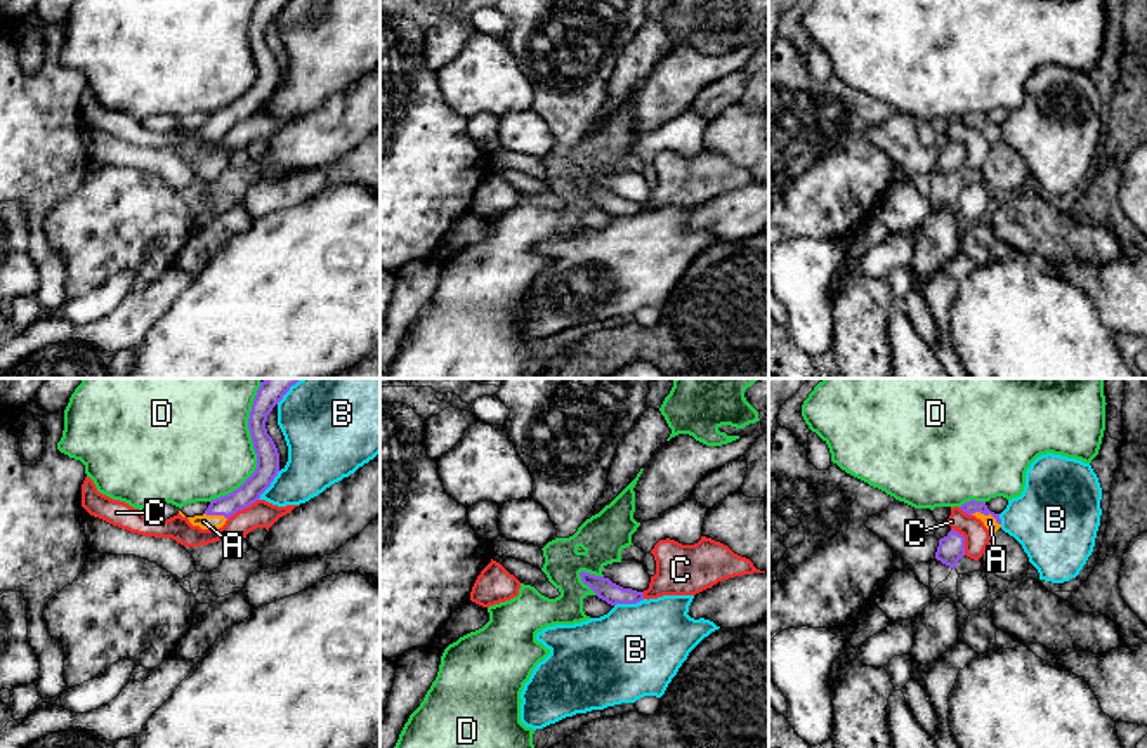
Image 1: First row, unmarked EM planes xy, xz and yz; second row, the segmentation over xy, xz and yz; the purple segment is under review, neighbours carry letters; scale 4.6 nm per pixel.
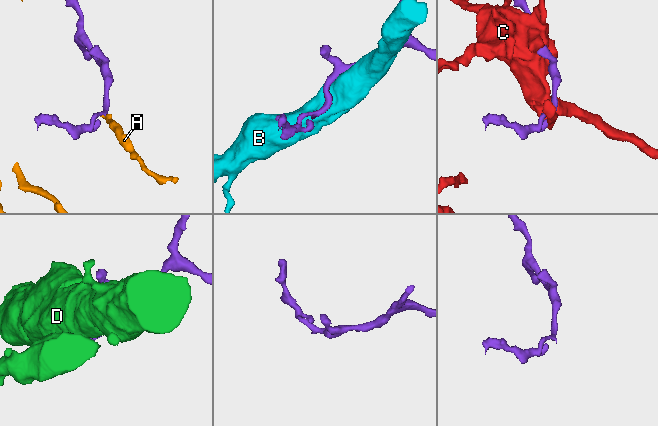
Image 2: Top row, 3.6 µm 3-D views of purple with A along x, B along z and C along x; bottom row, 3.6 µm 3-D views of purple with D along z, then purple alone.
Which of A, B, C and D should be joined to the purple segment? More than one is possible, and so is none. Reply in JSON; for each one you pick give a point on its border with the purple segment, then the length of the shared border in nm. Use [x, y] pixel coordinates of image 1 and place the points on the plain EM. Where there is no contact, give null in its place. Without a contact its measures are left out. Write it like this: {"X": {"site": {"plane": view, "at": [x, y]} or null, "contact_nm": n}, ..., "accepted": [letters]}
{"A": {"site": {"plane": "yz", "at": [986, 125]}, "contact_nm": 150}, "accepted": ["A"]}

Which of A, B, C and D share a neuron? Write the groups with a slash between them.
A / B / C / D

